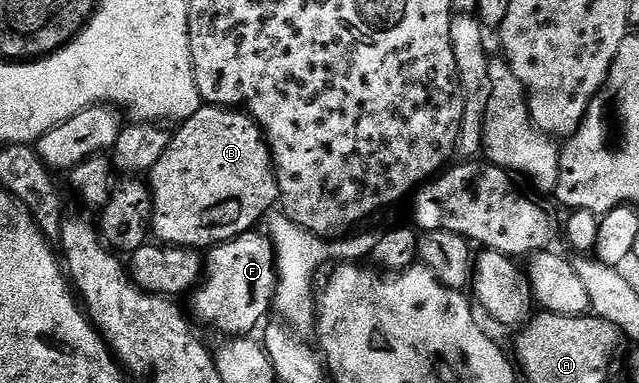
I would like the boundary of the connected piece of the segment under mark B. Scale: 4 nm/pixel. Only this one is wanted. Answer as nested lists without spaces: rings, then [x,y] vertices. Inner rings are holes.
[[[202,106],[169,137],[163,158],[147,173],[147,183],[153,191],[153,223],[151,232],[160,243],[180,248],[208,250],[214,244],[254,231],[257,224],[274,211],[277,199],[277,179],[273,173],[273,156],[265,144],[261,128],[244,111],[220,106]]]

